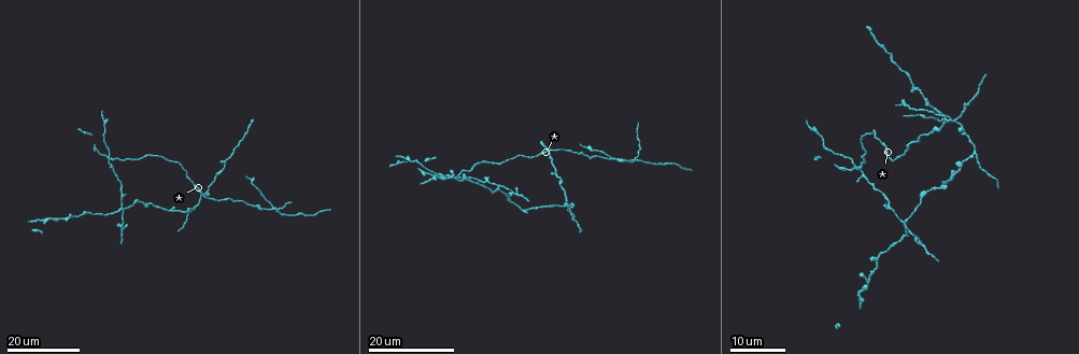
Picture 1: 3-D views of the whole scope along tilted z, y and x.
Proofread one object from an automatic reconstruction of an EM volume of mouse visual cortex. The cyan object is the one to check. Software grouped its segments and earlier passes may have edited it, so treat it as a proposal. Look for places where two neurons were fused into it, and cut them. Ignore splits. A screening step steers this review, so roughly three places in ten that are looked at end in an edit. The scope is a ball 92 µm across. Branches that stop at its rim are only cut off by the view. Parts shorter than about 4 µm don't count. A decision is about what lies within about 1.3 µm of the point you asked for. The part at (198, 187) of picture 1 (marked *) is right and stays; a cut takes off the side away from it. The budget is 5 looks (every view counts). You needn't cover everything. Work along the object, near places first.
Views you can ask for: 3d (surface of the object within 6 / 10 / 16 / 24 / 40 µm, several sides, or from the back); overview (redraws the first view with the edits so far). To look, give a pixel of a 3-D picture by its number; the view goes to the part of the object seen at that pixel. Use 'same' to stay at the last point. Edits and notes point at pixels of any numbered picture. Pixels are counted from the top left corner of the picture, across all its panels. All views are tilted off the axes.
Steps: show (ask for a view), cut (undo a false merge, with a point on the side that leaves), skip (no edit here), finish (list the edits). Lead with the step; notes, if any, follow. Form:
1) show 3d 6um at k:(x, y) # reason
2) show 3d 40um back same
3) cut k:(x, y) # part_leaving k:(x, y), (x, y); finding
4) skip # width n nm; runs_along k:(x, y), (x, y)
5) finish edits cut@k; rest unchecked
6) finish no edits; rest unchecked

show 3d 24um at 1:(662, 162) # calibre changes

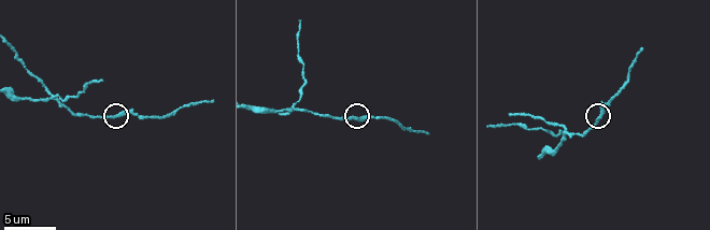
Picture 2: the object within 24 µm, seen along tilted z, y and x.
show 3d 10um at 2:(354, 116)

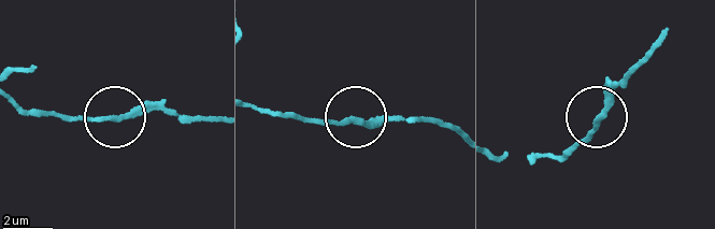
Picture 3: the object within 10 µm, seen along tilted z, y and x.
skip # width 190 nm; runs_along 3:(14, 102), (40, 116), (58, 112), (117, 120), (157, 104); continuous, no second neuron

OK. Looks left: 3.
show 3d 6um at 2:(51, 94)

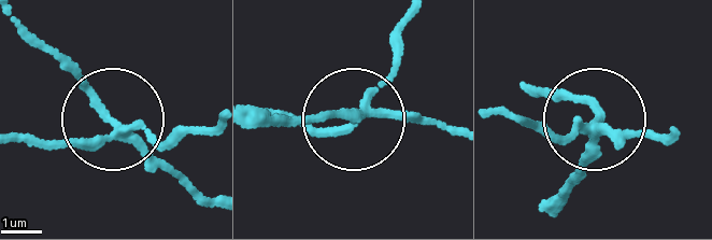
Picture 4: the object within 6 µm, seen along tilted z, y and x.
cut 4:(80, 87) # arms 4; two neurons meet here

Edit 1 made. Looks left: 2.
finish edits cut@4; rest unchecked

